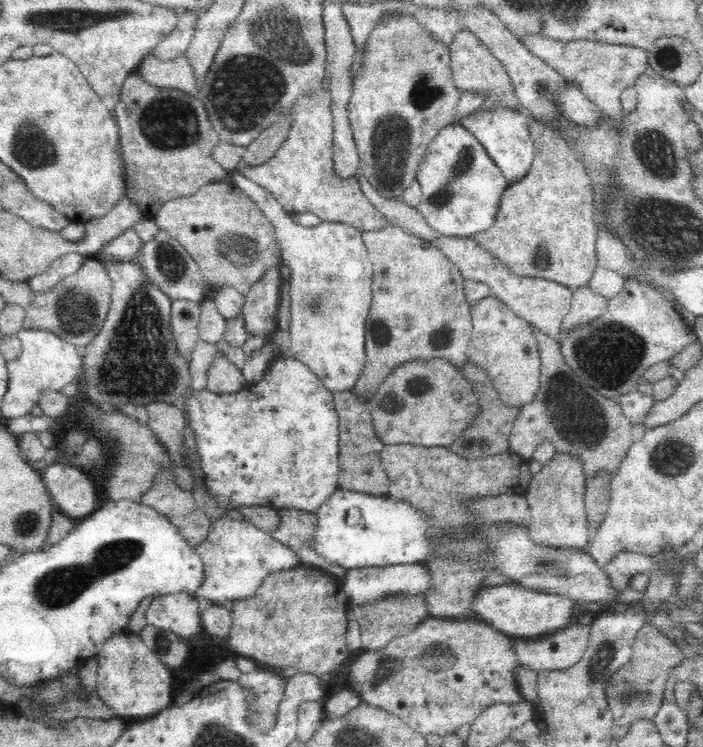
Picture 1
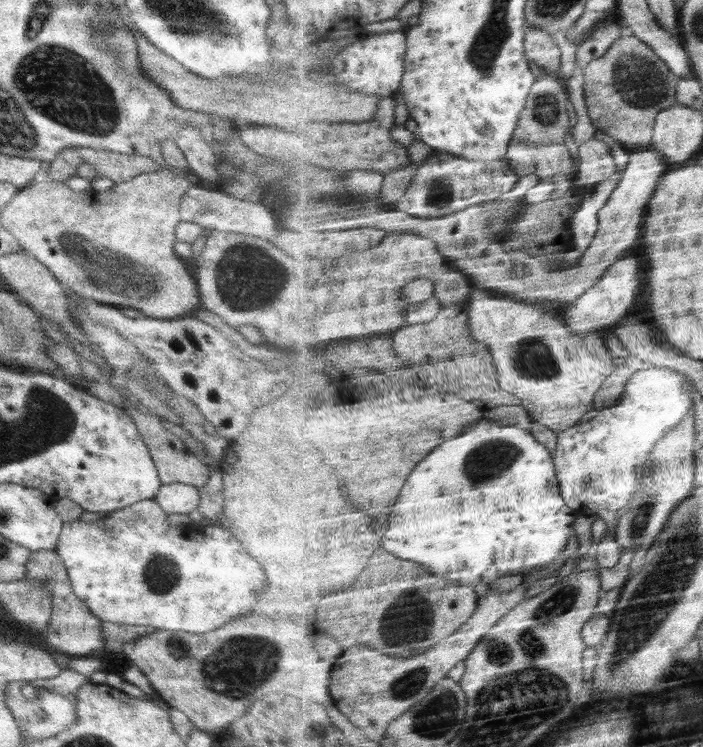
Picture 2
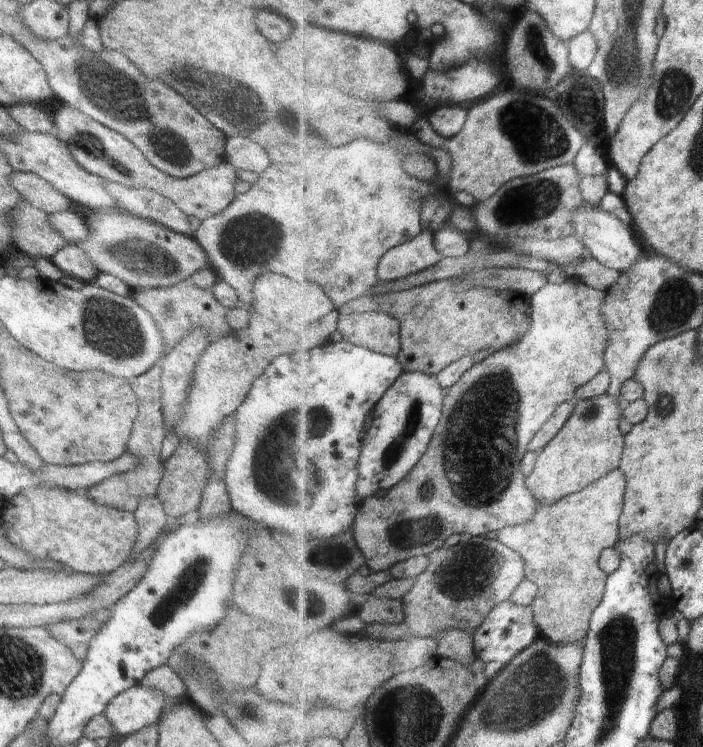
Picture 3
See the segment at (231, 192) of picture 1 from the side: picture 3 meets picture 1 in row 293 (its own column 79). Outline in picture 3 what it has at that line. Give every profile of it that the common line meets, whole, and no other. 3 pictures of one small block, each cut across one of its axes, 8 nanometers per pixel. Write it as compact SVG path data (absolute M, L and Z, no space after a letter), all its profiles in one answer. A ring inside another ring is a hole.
M119 211L95 212L84 218L90 236L84 242L74 244L84 250L98 273L117 276L132 290L169 287L210 268L208 256L196 239L178 234L153 220Z

